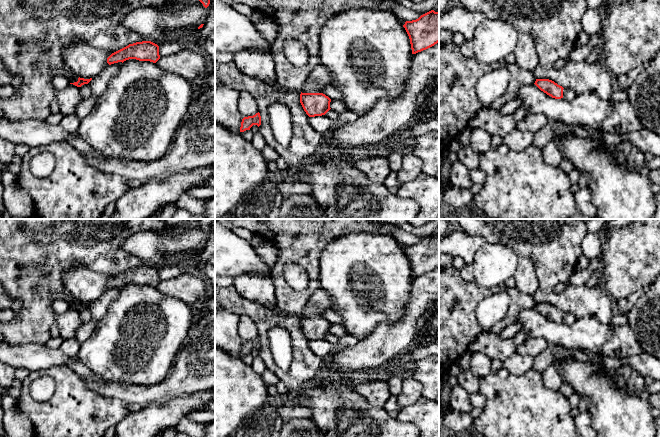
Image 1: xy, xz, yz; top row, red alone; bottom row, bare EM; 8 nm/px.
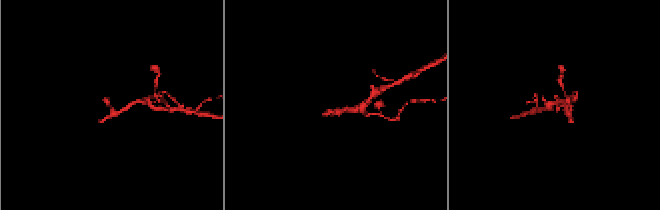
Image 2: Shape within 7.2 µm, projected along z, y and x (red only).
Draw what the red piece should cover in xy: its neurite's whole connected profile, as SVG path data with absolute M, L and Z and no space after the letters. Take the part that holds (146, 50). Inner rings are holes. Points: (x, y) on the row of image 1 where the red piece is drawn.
M151 41L129 44L128 46L112 53L107 58L107 63L109 65L118 62L123 63L129 59L156 63L160 59L159 46Z

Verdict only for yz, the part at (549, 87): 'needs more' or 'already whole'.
already whole

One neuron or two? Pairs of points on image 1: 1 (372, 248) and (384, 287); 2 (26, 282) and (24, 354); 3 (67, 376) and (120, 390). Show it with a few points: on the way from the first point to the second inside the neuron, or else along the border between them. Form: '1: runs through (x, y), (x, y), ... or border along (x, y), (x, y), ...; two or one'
1: runs through (372, 258), (372, 273), (374, 277); one
2: border along (44, 344), (10, 345); two
3: border along (84, 380), (84, 384), (88, 388), (104, 395); two

